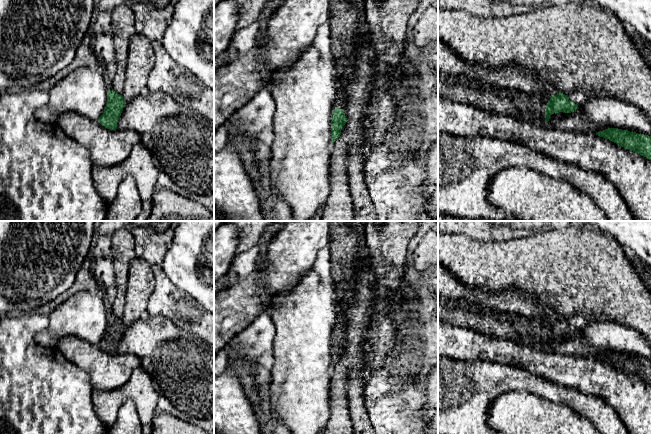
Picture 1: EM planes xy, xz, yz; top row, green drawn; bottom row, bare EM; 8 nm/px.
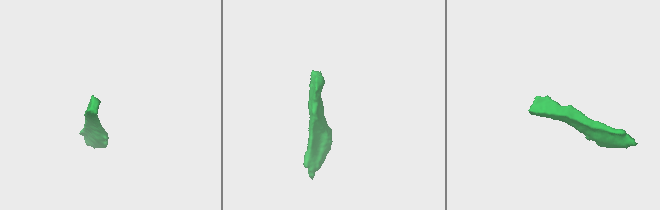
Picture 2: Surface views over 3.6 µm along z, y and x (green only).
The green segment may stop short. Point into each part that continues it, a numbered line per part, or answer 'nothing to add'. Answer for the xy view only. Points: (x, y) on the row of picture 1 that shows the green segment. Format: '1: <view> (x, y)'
nothing to add

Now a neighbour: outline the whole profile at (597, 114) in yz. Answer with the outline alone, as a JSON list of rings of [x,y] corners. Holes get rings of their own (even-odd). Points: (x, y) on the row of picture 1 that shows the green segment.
[[[598,97],[586,100],[584,104],[578,105],[578,108],[571,113],[559,112],[552,114],[548,122],[545,121],[545,115],[546,111],[535,113],[531,120],[560,130],[596,134],[608,128],[618,128],[651,136],[651,122],[647,115],[632,104],[614,97]]]

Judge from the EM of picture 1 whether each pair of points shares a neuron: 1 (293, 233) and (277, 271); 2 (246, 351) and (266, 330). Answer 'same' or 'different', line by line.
1: same
2: same

